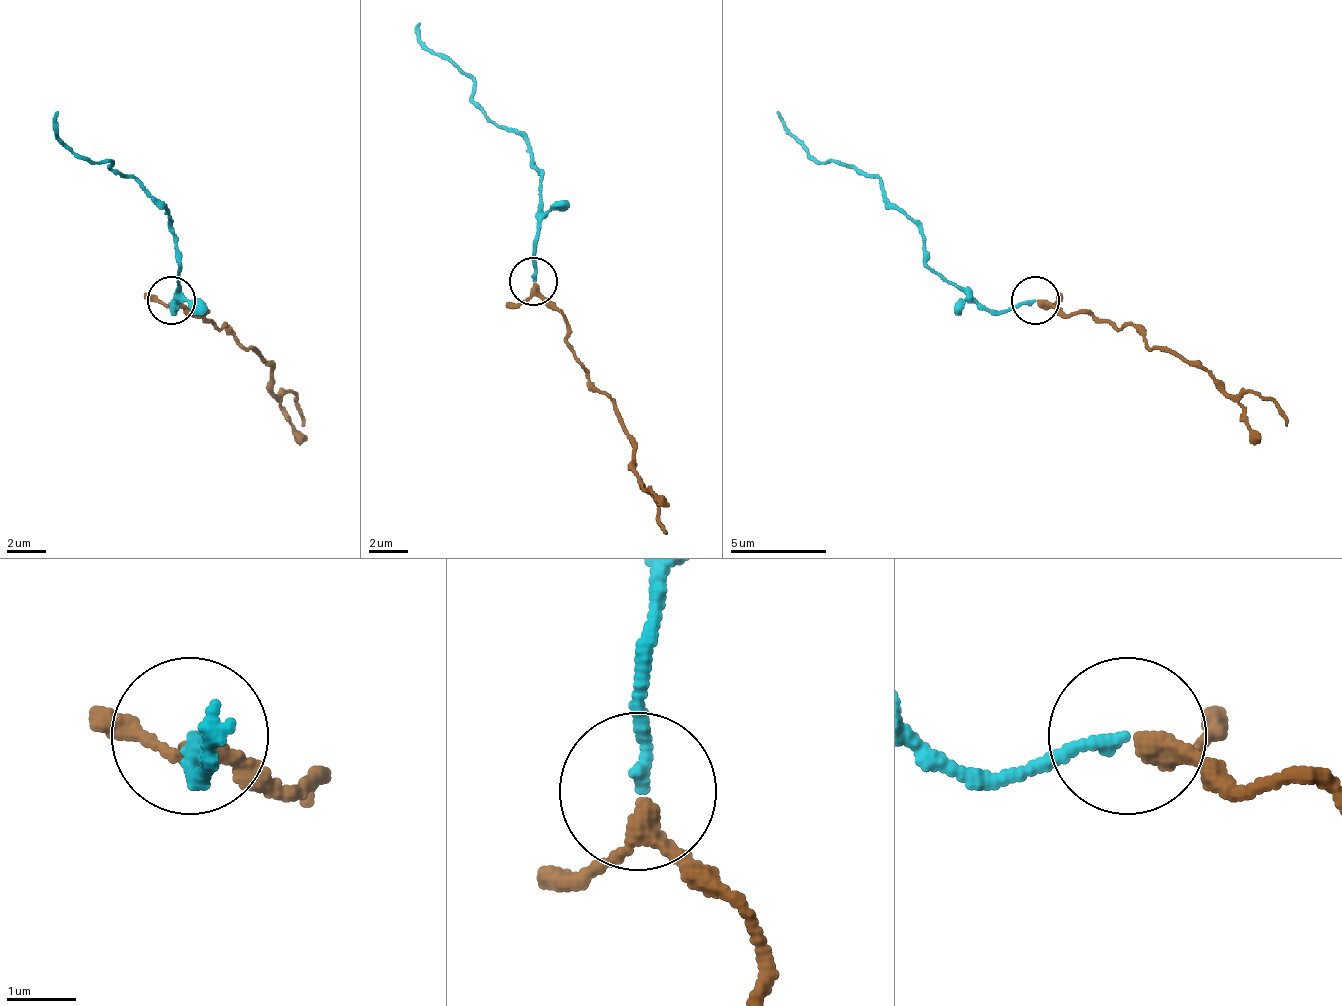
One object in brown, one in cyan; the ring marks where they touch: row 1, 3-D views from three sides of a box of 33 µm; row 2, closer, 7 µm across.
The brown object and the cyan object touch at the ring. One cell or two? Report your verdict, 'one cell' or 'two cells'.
one cell

